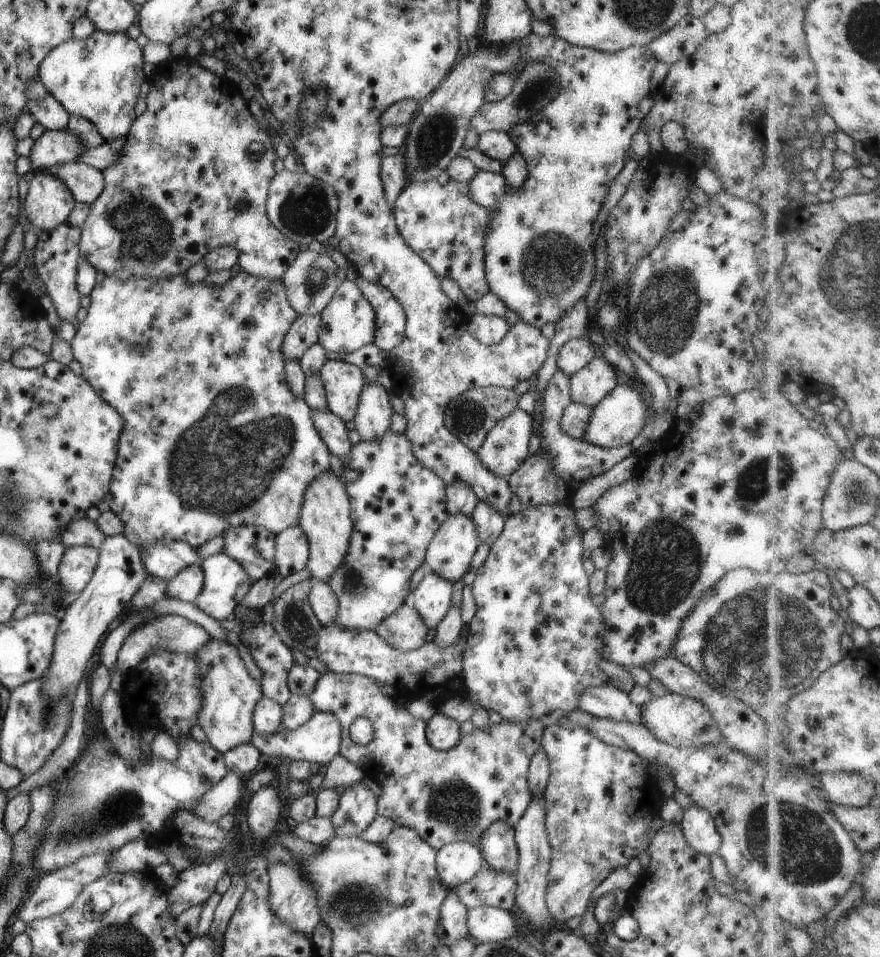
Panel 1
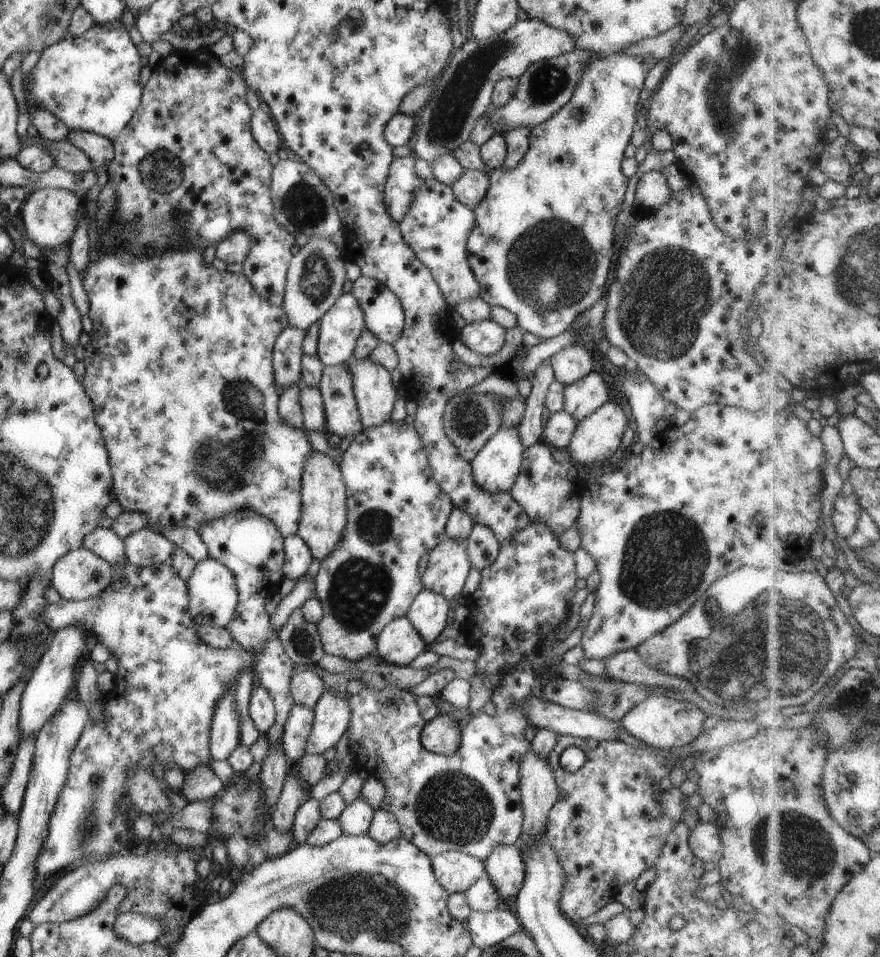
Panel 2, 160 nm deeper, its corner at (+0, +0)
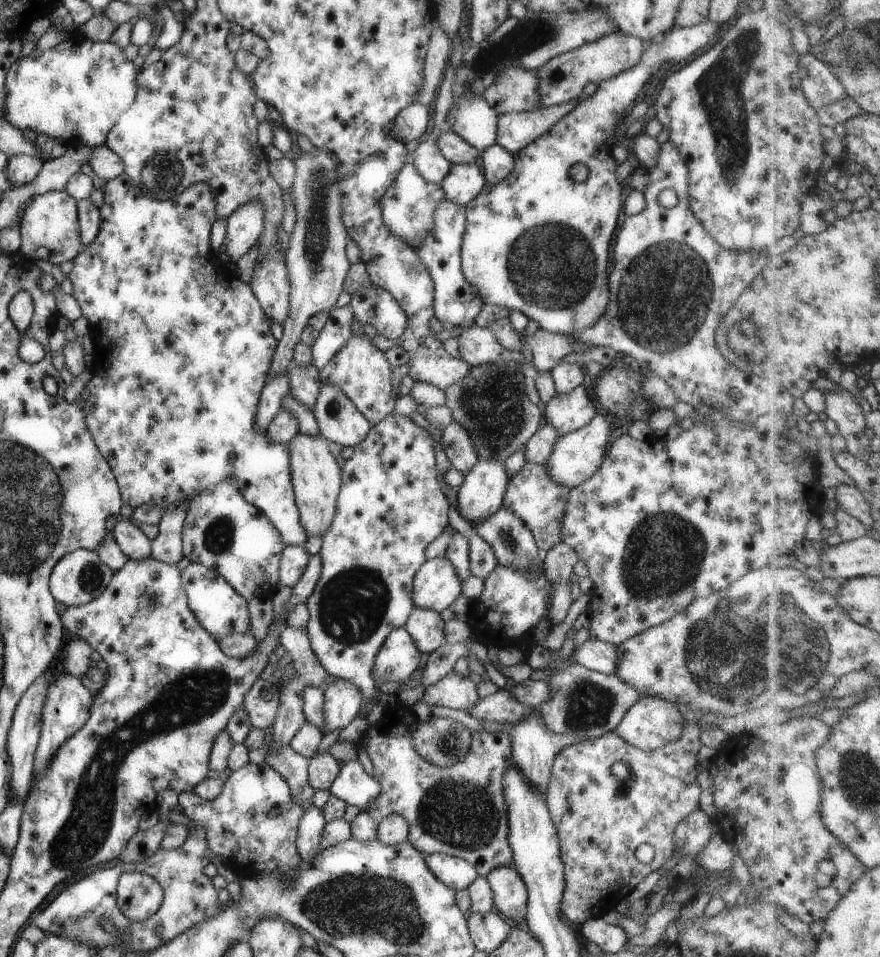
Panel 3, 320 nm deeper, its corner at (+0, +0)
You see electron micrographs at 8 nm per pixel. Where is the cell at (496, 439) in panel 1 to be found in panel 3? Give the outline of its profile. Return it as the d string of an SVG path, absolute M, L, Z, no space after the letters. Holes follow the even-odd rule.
M478 460L456 491L456 511L467 523L475 525L489 518L502 506L509 478L503 463Z

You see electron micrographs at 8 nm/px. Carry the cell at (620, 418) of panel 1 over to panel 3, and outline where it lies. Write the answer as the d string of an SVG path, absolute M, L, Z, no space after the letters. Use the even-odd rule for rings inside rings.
M597 411L585 426L557 438L545 462L547 472L554 483L564 486L565 489L572 489L580 482L586 481L599 468L611 440L610 422L607 418L605 412Z

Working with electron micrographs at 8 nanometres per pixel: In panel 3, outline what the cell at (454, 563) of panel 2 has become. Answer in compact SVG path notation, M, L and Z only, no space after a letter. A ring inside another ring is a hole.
M444 556L428 559L412 578L412 605L439 613L459 596L461 584L453 565Z

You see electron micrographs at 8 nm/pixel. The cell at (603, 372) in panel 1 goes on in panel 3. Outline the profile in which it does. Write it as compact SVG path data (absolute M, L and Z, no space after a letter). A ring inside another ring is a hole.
M583 385L556 395L542 406L541 414L558 438L585 426L597 411L594 410Z

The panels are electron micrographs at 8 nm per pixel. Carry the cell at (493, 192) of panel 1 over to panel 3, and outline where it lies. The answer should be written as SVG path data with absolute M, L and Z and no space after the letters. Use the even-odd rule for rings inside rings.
M473 162L452 164L440 185L447 201L466 205L479 194L485 183L484 174Z

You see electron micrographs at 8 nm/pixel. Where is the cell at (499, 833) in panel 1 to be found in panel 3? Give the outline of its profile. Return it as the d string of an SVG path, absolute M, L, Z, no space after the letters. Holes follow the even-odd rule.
M495 867L484 877L492 890L494 910L510 923L524 919L527 891L514 867Z

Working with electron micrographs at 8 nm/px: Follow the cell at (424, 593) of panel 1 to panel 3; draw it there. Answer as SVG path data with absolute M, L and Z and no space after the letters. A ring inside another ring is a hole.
M413 607L403 627L420 653L429 654L445 642L444 622L438 612Z

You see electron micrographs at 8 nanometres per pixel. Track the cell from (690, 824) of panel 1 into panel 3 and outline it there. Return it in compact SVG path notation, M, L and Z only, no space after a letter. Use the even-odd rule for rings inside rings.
M715 833L696 854L696 862L705 871L725 874L732 864L733 855L731 844L721 834Z

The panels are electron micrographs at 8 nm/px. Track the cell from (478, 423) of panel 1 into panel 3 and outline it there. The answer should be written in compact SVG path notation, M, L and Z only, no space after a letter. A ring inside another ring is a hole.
M453 421L440 434L440 443L450 466L459 470L463 476L478 461L468 432Z

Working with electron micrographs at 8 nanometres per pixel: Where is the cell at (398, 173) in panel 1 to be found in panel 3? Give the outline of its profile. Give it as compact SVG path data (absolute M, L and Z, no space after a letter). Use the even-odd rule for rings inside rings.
M406 162L395 175L393 182L380 198L380 213L383 224L388 233L406 242L414 251L423 242L426 234L432 230L434 210L444 199L444 192L440 183L427 182L417 174L411 162Z

